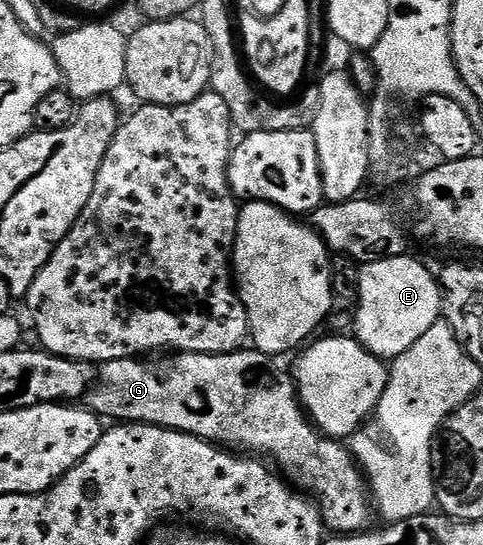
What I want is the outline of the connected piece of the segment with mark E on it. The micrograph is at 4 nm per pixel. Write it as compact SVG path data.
M411 253L375 259L372 263L362 264L359 273L359 309L353 313L354 338L378 359L394 361L398 355L405 353L405 349L417 345L417 341L421 341L421 337L425 337L425 333L429 333L429 329L433 329L433 325L440 322L443 313L443 289L439 285L436 272L431 272L421 260L414 259Z

